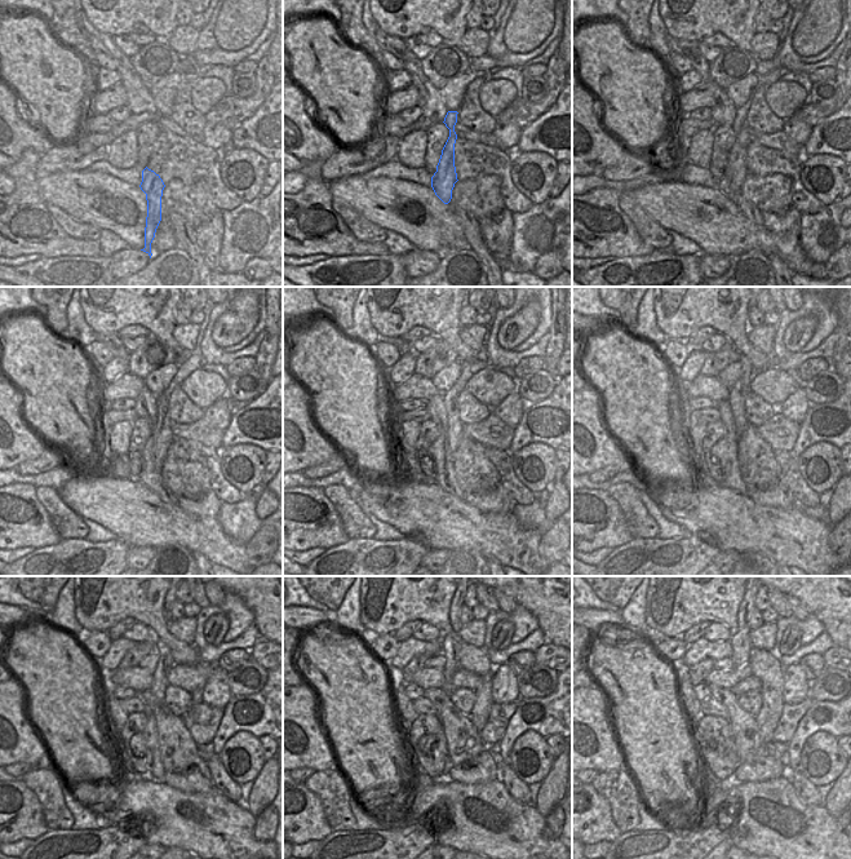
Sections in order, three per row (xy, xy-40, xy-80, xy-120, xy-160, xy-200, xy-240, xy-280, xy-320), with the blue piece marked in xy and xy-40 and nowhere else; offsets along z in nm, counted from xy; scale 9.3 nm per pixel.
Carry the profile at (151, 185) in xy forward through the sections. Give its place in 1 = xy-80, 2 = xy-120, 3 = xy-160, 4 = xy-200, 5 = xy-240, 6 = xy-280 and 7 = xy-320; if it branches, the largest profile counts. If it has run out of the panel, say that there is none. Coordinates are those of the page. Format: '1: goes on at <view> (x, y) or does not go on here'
1: goes on at xy-80 (735, 171)
2: goes on at xy-120 (162, 433)
3: goes on at xy-160 (453, 435)
4: goes on at xy-200 (738, 393)
5: goes on at xy-240 (165, 663)
6: goes on at xy-280 (451, 643)
7: goes on at xy-320 (740, 642)

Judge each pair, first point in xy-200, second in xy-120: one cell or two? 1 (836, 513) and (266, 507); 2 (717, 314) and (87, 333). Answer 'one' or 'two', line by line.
1: one
2: two

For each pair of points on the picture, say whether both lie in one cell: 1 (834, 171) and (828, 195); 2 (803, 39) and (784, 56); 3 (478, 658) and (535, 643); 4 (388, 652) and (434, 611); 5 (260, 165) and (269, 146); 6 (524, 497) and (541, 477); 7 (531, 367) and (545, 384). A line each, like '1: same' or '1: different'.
1: same
2: different
3: different
4: different
5: different
6: different
7: different

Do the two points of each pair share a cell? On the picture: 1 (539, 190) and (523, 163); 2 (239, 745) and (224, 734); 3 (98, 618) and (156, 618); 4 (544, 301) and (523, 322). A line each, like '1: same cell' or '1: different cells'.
1: same cell
2: different cells
3: same cell
4: different cells

